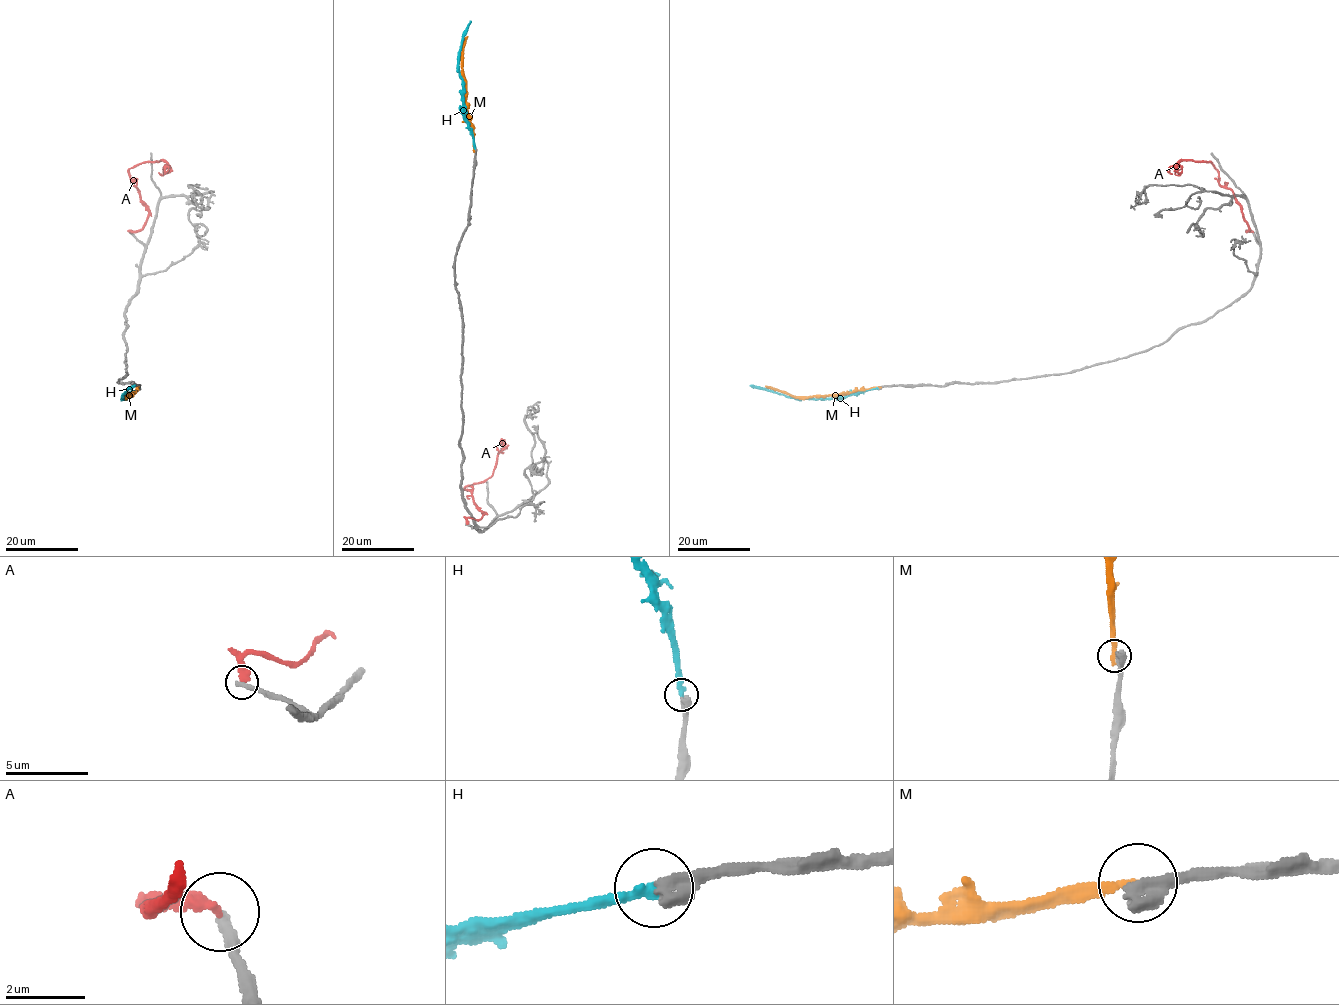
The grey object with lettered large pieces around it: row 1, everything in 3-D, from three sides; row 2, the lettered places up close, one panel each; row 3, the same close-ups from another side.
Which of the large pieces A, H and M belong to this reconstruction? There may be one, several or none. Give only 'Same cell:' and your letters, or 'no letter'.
Same cell: H

